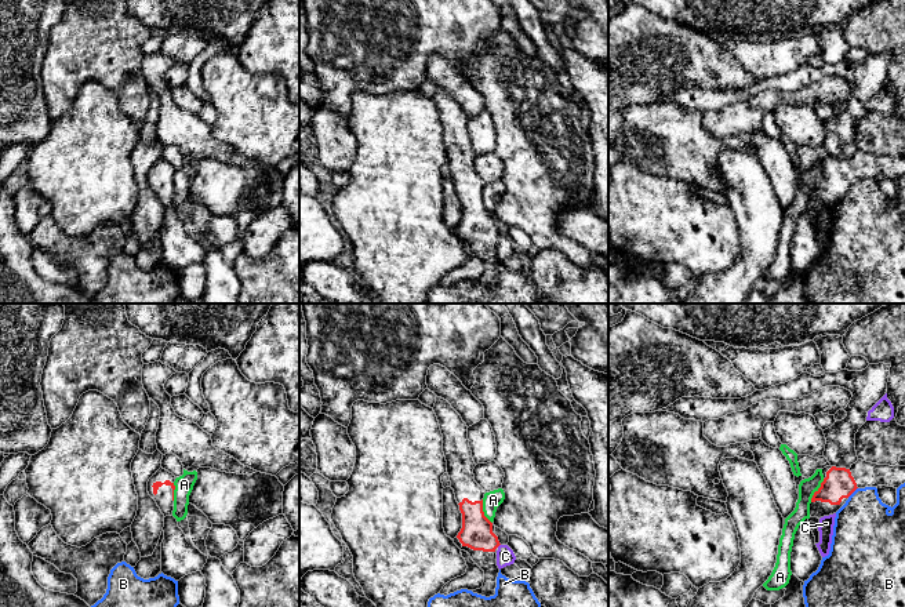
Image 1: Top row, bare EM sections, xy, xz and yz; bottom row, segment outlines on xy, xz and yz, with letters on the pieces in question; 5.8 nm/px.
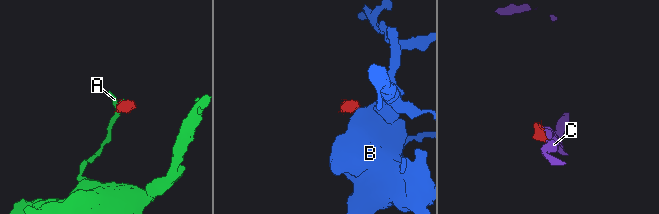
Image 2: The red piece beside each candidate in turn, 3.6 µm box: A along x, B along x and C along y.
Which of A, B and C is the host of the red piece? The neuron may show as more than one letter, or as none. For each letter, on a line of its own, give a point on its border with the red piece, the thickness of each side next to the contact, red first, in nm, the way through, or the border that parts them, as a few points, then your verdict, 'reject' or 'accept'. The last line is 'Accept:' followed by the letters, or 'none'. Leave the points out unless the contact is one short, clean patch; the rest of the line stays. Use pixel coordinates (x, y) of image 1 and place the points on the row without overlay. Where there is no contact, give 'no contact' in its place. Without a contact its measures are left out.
A: meets red in yz at (818, 181); 170 nm thick on the red side, 100 nm on the other; border along yz (824, 170), (810, 192); reject
B: meets red in yz at (851, 184); 170 nm thick on the red side, 360 nm on the other; border along yz (857, 178), (847, 188); reject
C: meets red in xz at (498, 236); 190 nm thick on the red side, 110 nm on the other; border along xz (500, 235), (497, 237); reject
Accept: none

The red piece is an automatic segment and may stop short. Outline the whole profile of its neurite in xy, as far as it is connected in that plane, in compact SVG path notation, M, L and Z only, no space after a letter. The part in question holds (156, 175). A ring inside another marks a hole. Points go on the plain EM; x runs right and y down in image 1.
M160 159L148 172L148 183L156 192L161 204L171 207L174 201L175 167Z

